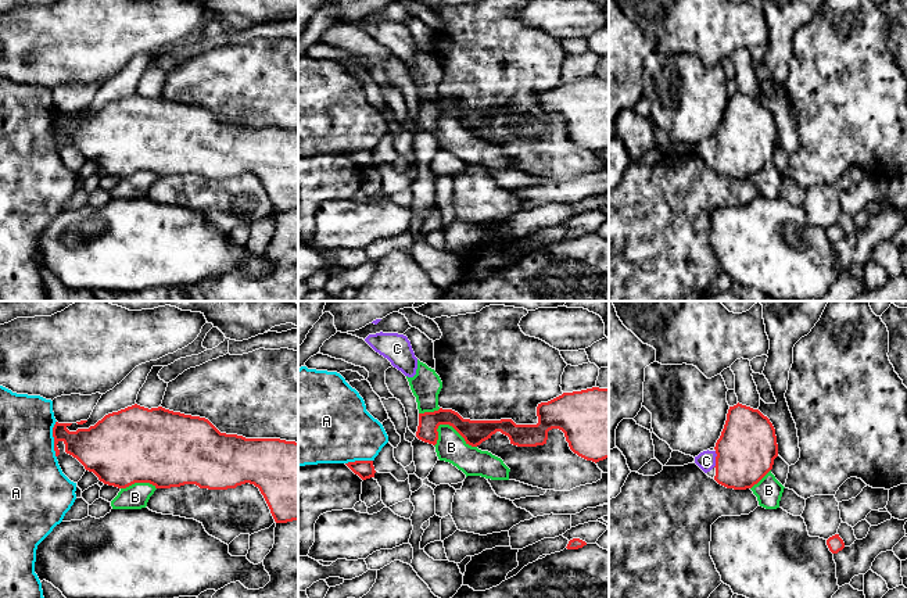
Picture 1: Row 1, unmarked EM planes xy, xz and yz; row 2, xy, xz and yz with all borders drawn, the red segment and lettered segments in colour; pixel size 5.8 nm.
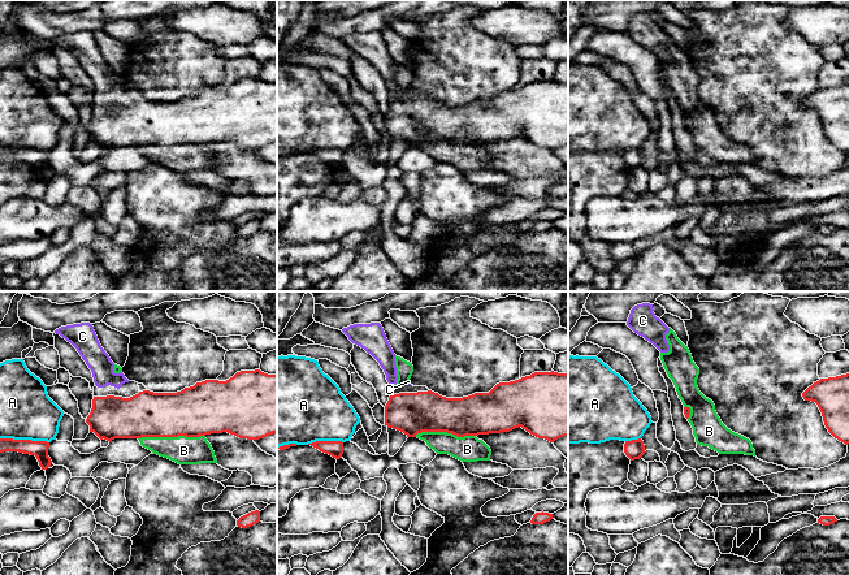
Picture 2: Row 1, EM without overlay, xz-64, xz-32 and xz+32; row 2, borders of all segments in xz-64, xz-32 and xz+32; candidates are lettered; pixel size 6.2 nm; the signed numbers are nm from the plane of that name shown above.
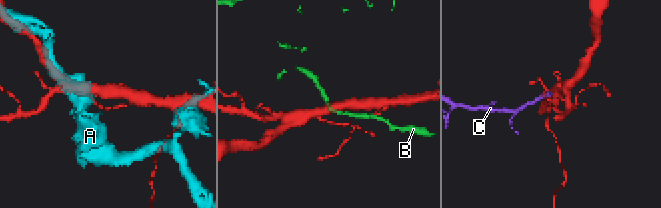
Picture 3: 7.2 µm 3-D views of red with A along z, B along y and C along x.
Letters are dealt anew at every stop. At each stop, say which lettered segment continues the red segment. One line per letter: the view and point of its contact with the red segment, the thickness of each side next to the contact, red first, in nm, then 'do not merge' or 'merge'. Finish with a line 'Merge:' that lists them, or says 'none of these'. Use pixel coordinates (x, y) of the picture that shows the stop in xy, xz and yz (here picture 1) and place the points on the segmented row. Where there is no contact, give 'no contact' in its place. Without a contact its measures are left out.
A: xy (54, 439) | 240/360 nm | do not merge
B: xz (456, 430) | 140/180 nm | do not merge
C: yz (716, 459) | 340/110 nm | merge
Merge: C

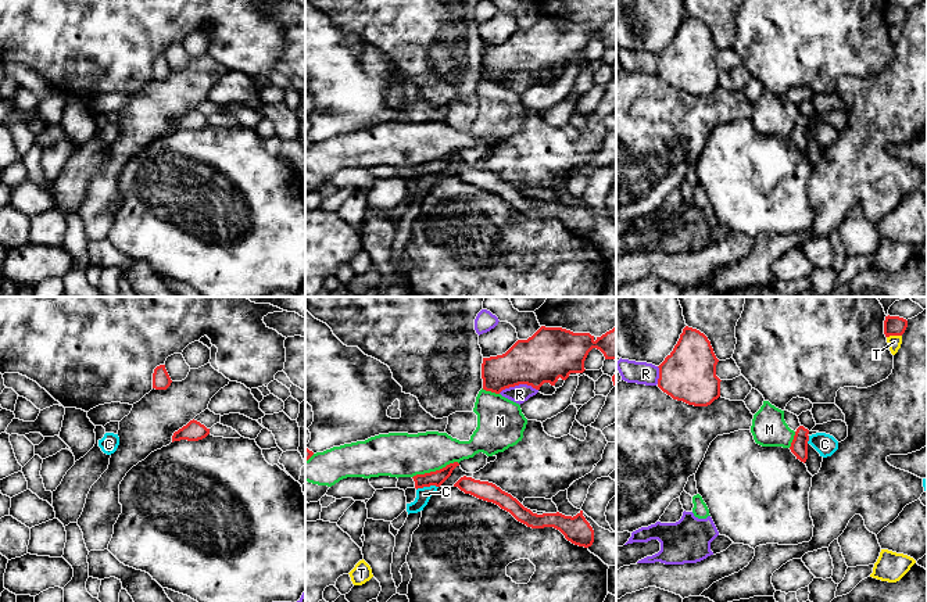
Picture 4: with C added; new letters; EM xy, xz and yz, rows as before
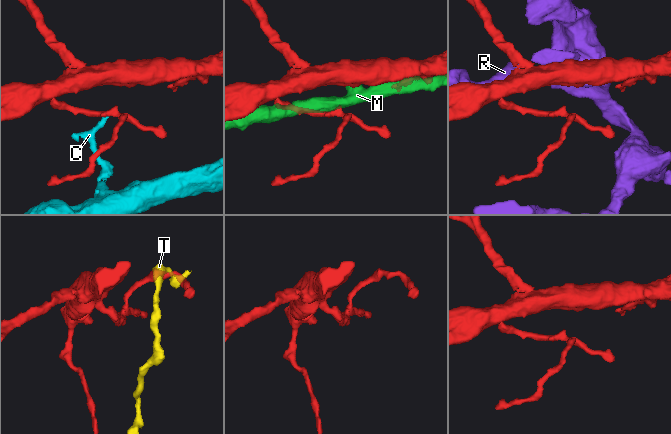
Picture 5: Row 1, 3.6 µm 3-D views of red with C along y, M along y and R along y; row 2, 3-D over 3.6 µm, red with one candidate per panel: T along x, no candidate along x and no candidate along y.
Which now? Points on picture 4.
C: xz (426, 486) | 90/80 nm | do not merge
M: xz (436, 470) | 90/260 nm | do not merge
R: xz (518, 384) | 300/100 nm | do not merge
T: yz (894, 334) | 110/80 nm | do not merge
Merge: none of these

